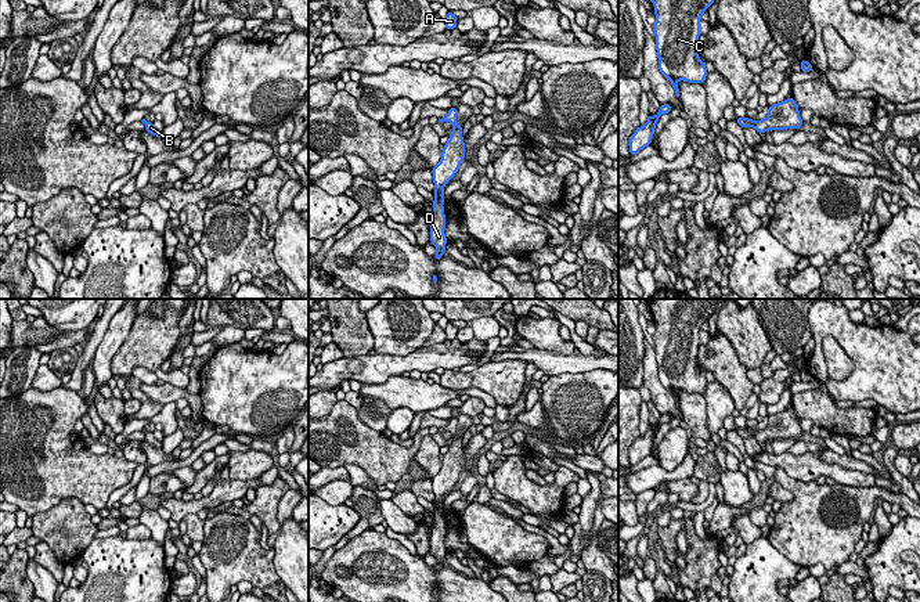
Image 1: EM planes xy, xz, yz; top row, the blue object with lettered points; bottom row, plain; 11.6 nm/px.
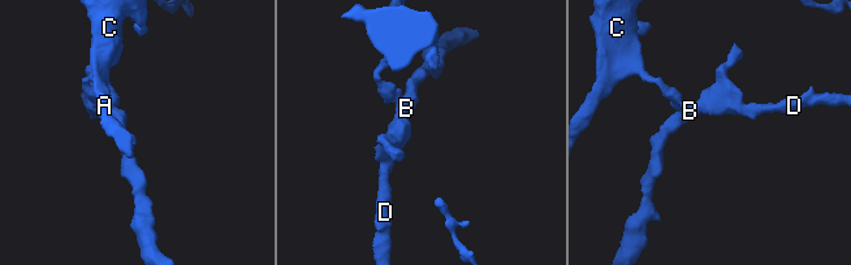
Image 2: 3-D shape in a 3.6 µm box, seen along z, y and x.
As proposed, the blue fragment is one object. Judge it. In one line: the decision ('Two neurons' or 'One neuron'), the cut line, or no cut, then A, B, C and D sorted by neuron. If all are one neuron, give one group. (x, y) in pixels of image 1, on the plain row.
Two neurons. Split along yz (757, 431), (751, 436). Groups: A C / B D

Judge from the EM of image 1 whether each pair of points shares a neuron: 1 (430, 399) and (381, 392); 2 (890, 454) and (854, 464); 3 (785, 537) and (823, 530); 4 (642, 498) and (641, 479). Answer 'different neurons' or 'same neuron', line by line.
1: same neuron
2: different neurons
3: same neuron
4: different neurons

